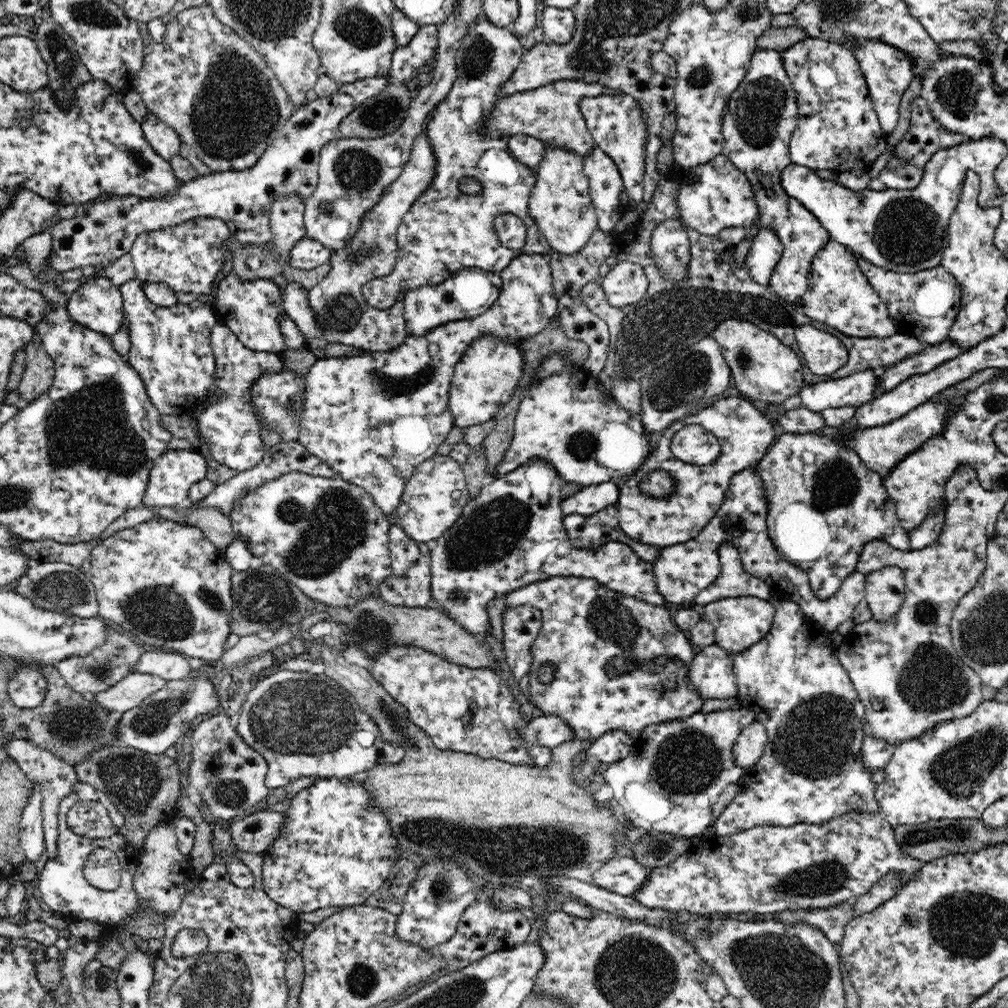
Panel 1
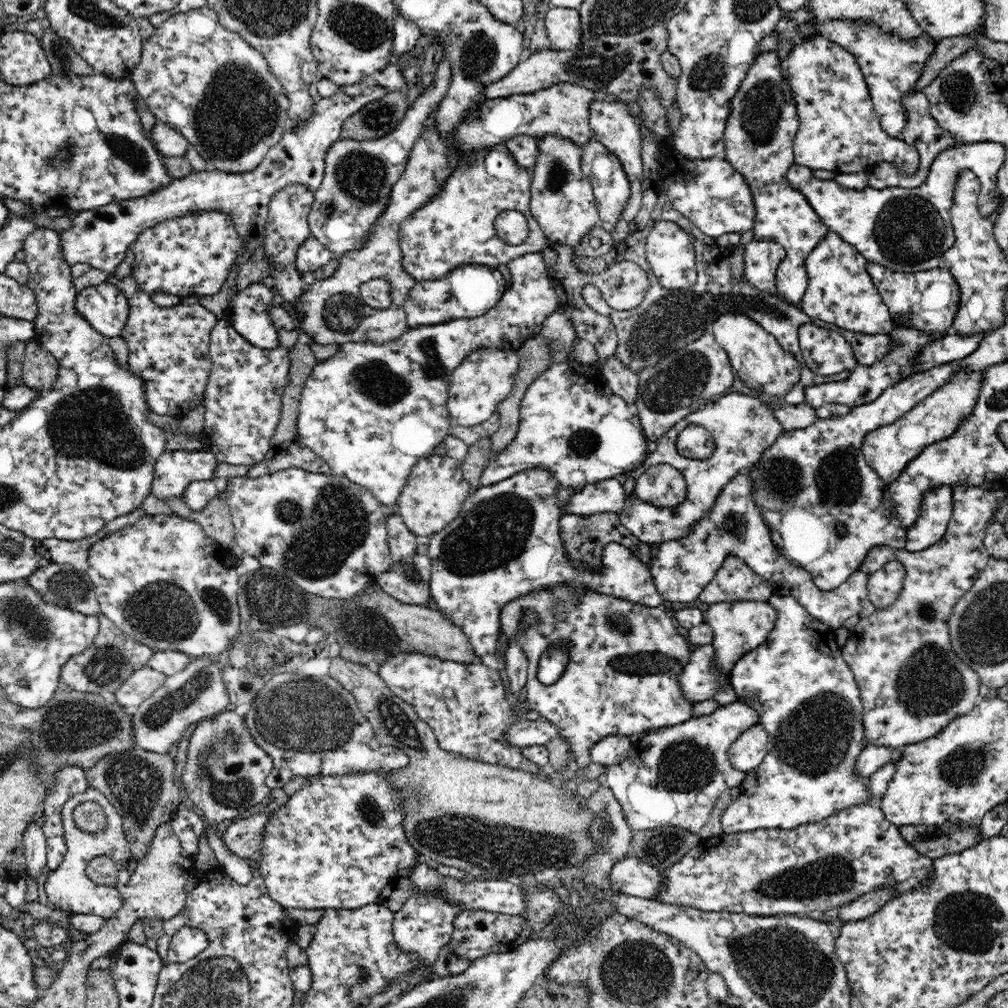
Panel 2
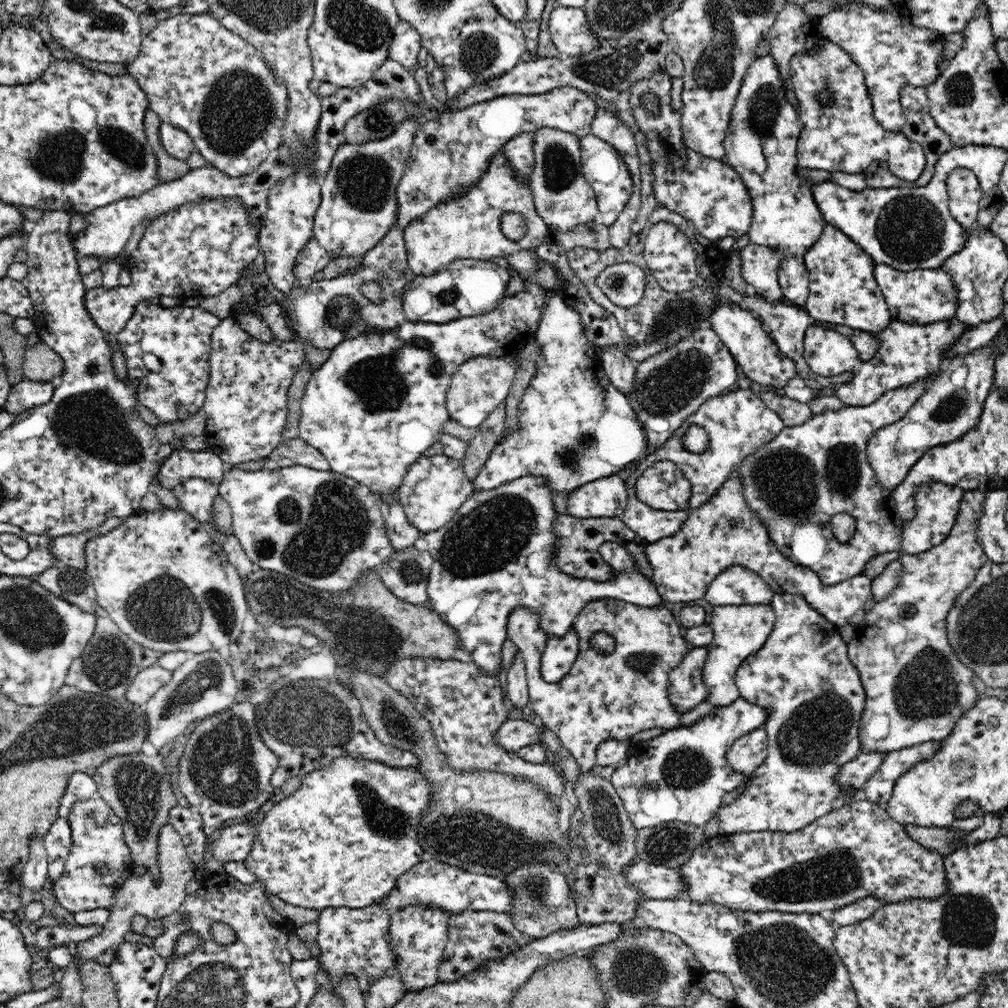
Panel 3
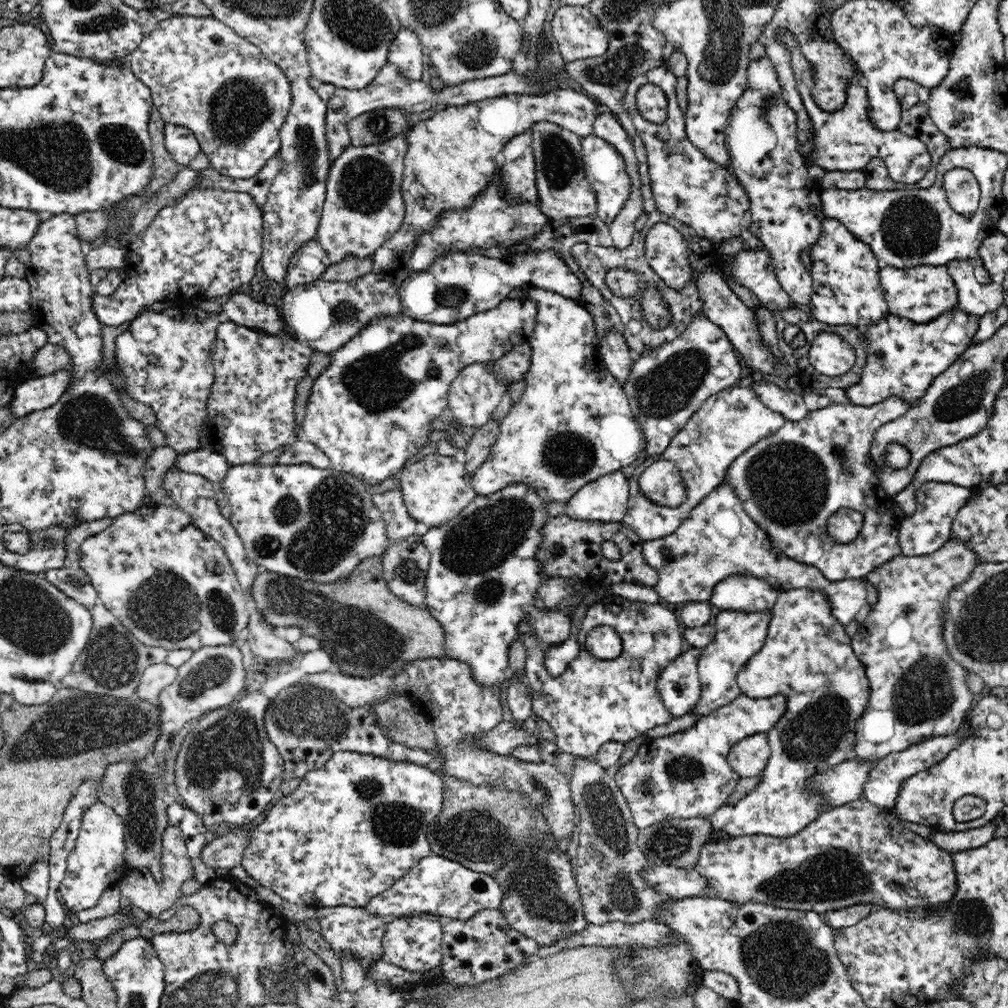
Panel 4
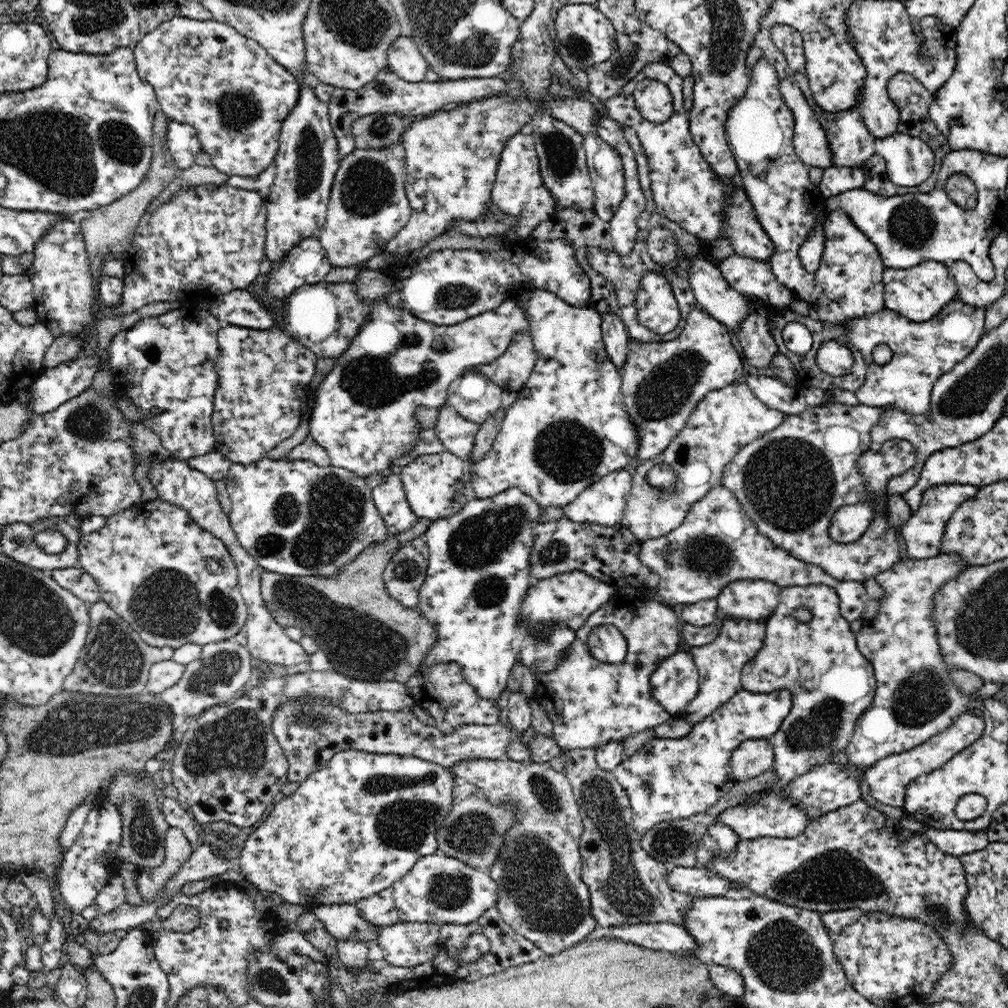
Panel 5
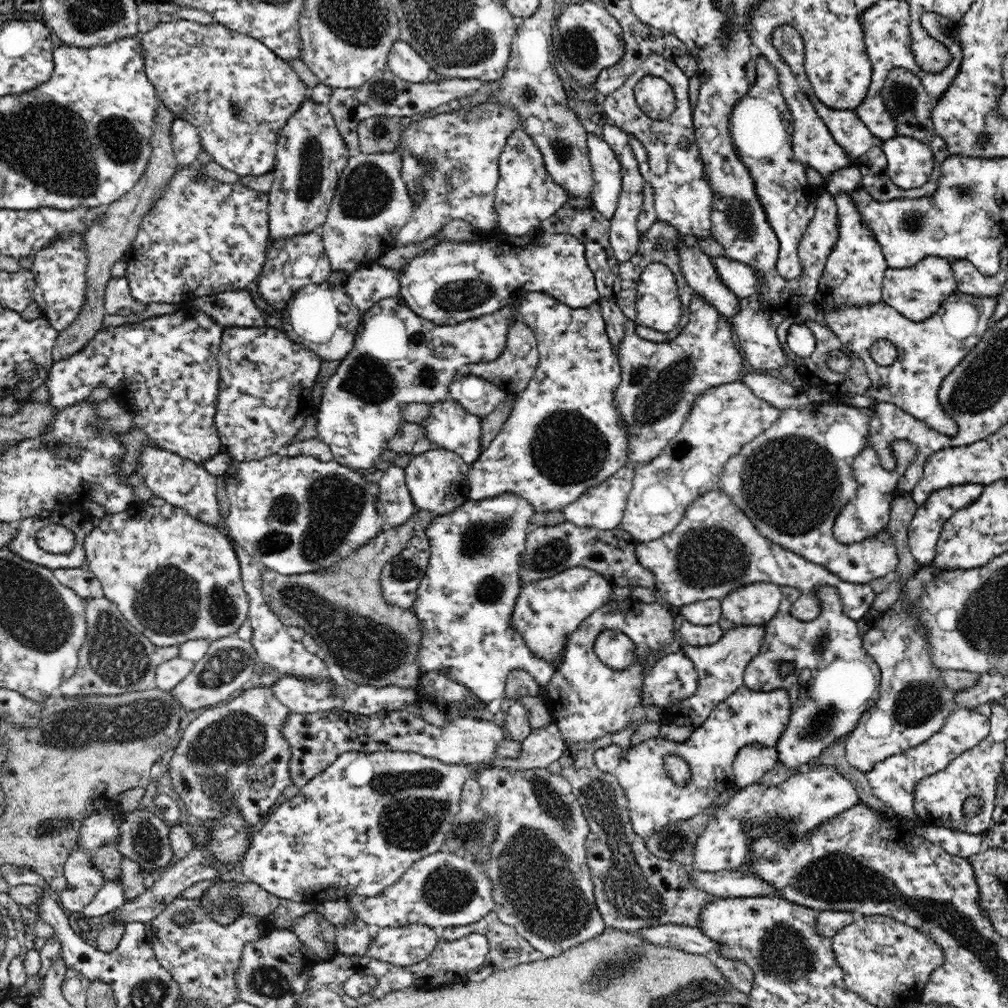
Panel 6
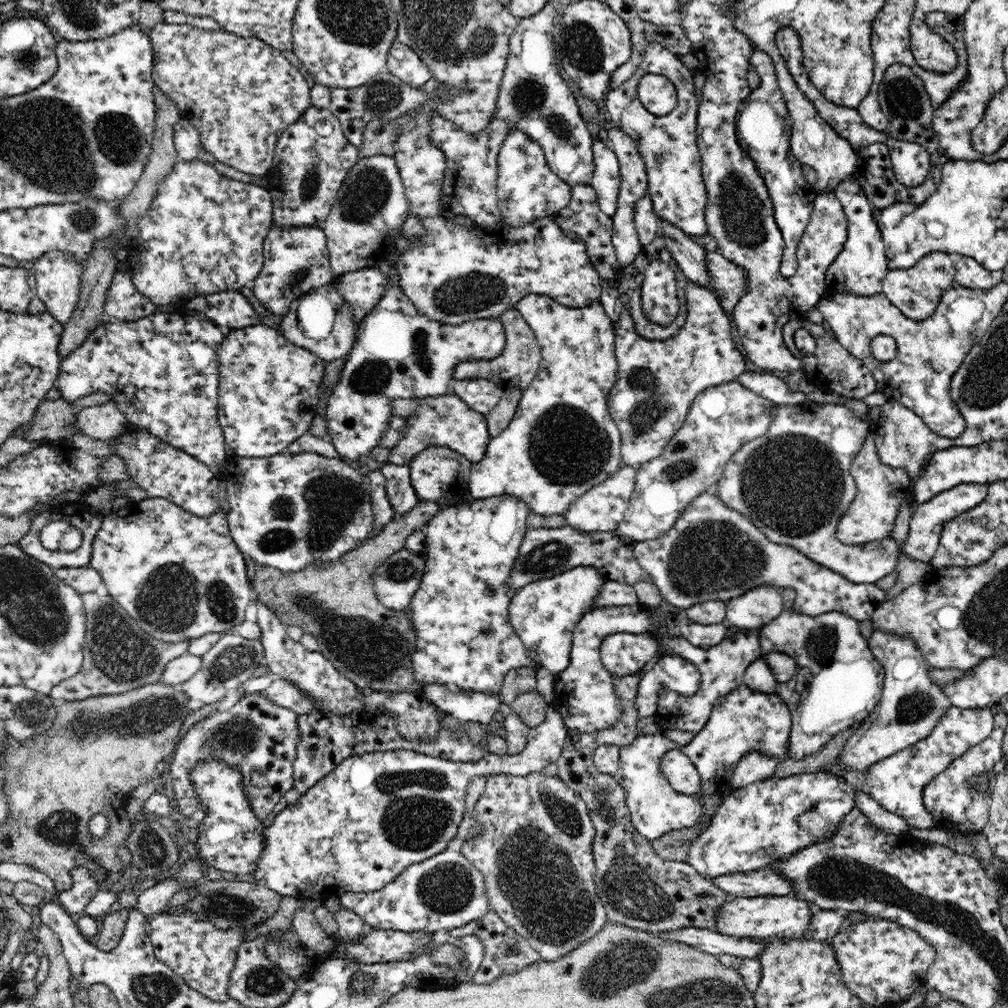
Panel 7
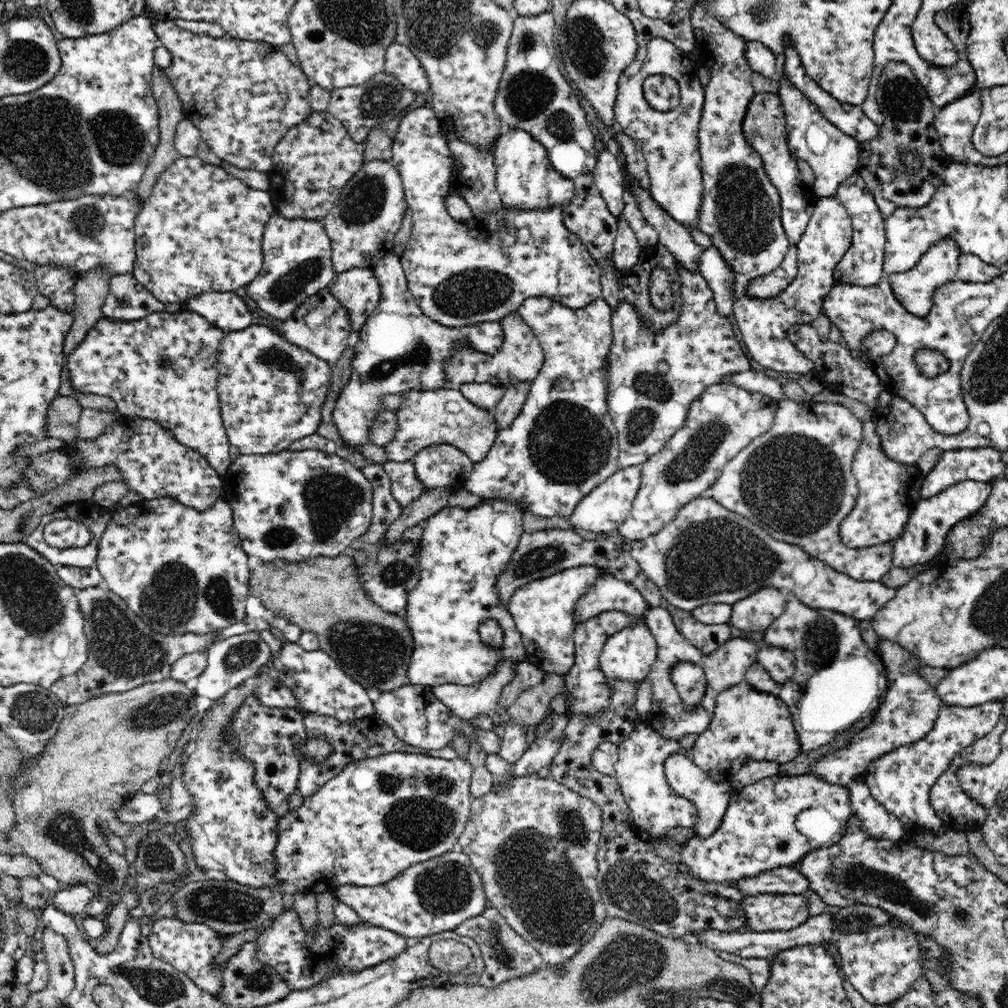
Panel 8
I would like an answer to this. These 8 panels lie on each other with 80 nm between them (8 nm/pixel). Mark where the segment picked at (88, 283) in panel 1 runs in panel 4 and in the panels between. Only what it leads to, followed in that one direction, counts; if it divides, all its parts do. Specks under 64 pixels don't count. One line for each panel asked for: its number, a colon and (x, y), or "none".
2: (104, 306)
3: (201, 248)
4: (208, 243)

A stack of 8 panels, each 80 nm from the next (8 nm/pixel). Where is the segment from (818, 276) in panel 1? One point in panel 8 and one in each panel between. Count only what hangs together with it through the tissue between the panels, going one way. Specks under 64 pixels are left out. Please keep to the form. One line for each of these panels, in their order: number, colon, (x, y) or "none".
2: (840, 291)
3: (843, 290)
4: (846, 290)
5: (848, 284)
6: (853, 275)
7: (860, 267)
8: (862, 264)

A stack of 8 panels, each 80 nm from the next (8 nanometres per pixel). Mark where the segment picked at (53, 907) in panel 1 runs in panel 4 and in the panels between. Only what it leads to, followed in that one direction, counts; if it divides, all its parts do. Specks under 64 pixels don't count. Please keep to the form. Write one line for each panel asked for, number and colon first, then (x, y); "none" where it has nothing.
2: (68, 888)
3: (97, 832)
4: (97, 863)

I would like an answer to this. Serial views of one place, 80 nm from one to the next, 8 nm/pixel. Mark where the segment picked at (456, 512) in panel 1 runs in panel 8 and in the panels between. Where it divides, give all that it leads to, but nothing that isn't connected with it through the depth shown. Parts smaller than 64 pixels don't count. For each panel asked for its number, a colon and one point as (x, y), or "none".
2: (432, 497)
3: (434, 488)
4: (435, 489)
5: (437, 486)
6: (438, 481)
7: (438, 474)
8: (438, 465)

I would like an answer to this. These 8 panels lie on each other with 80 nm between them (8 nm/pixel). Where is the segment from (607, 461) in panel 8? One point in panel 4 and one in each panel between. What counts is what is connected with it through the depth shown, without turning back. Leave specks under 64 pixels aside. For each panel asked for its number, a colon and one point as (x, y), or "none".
4: (573, 424)
5: (568, 428)
6: (564, 435)
7: (562, 441)

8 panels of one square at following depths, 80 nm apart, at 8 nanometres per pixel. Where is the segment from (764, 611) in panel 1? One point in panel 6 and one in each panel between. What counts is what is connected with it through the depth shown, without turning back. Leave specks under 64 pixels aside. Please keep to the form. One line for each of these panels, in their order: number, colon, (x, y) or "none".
2: (738, 627)
3: (741, 630)
4: (740, 635)
5: (719, 664)
6: (721, 665)

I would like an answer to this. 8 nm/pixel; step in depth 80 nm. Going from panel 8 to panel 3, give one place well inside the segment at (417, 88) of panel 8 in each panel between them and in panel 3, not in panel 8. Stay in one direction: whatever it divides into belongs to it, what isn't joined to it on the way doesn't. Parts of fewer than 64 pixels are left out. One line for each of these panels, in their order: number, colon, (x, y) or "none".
3: (404, 49)
4: (405, 52)
5: (404, 58)
6: (403, 61)
7: (402, 62)

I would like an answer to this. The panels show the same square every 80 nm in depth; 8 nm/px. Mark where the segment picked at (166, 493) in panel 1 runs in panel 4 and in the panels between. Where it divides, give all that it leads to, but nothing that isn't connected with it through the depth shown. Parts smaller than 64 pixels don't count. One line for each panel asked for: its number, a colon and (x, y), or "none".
2: (173, 471)
3: (181, 464)
4: (211, 465)

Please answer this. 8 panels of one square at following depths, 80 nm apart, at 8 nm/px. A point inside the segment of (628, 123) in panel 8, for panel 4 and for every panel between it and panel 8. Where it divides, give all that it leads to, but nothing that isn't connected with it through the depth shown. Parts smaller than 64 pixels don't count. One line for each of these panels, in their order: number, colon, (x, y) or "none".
4: (686, 185)
5: (685, 189)
6: (683, 198)
7: (668, 144)

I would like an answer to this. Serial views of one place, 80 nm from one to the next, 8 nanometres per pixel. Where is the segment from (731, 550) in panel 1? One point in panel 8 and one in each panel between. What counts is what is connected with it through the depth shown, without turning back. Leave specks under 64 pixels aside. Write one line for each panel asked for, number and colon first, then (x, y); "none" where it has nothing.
2: (735, 581)
3: (735, 585)
4: (747, 593)
5: (743, 599)
6: (753, 604)
7: (751, 610)
8: (755, 612)

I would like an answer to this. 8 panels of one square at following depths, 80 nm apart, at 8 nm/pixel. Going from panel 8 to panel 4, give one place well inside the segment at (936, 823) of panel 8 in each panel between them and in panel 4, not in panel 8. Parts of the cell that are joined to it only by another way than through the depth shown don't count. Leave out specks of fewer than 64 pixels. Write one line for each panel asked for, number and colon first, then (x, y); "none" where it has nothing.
4: (884, 781)
5: (888, 778)
6: (893, 780)
7: (897, 782)

